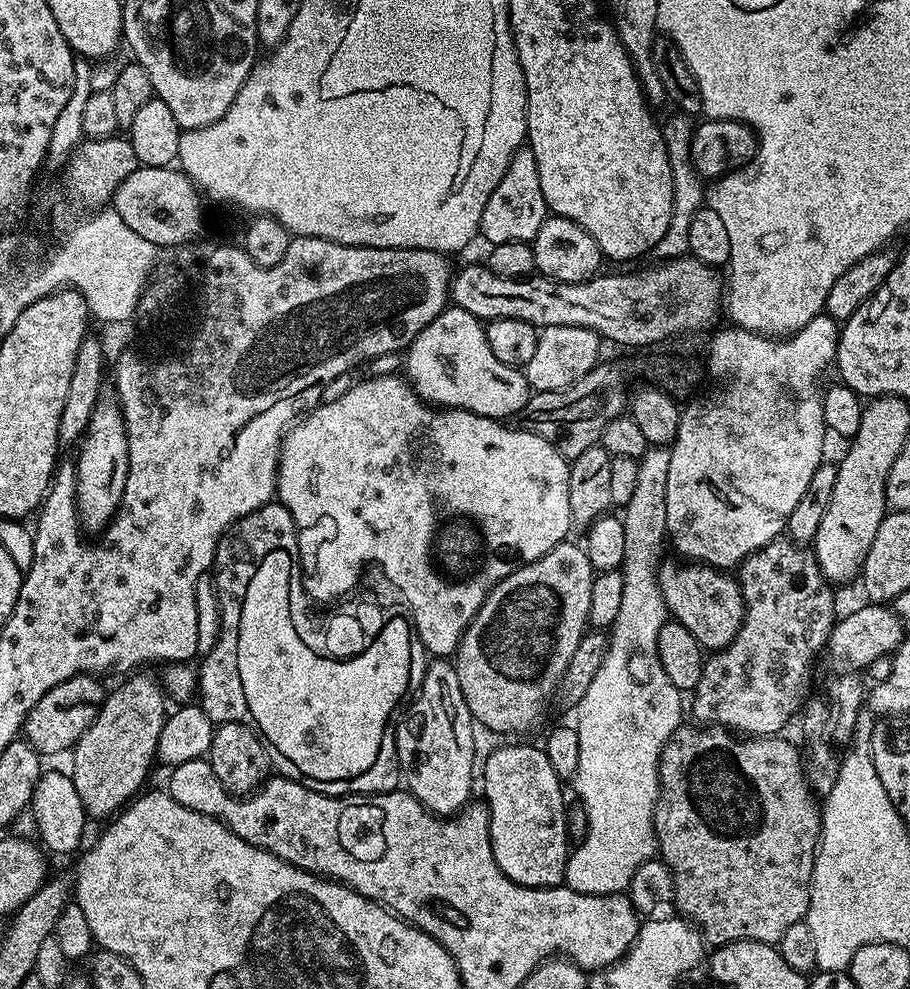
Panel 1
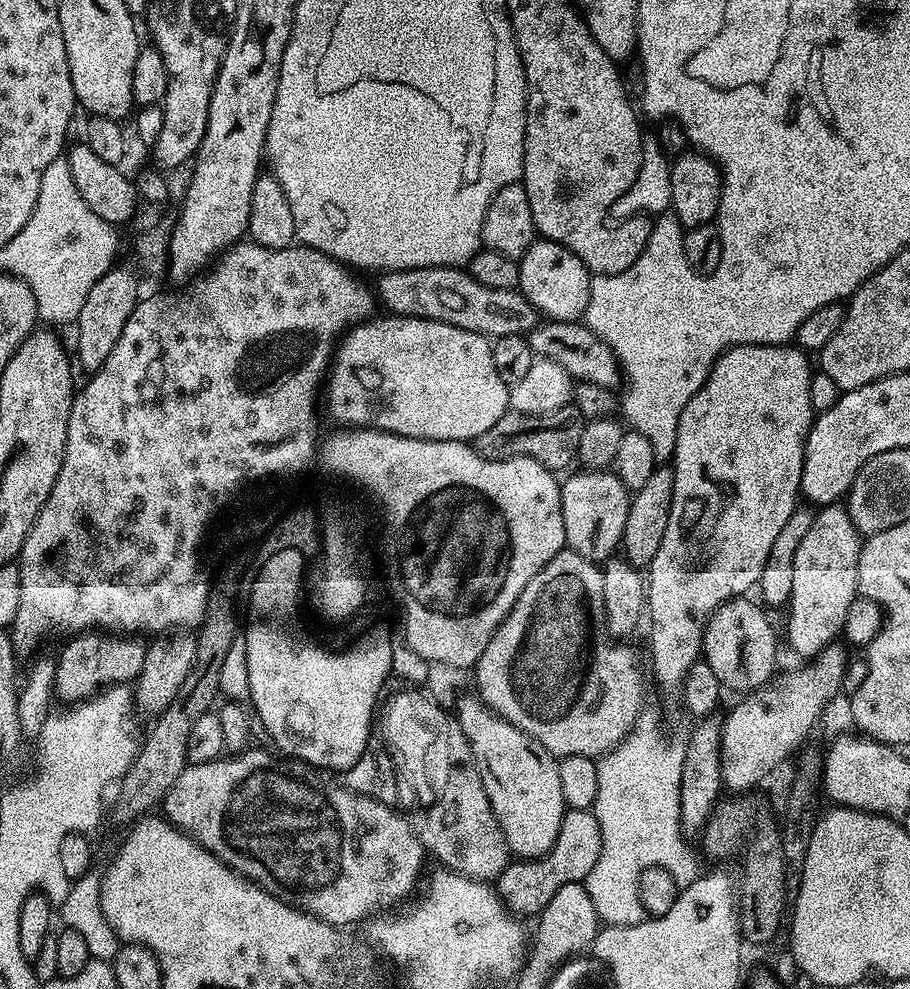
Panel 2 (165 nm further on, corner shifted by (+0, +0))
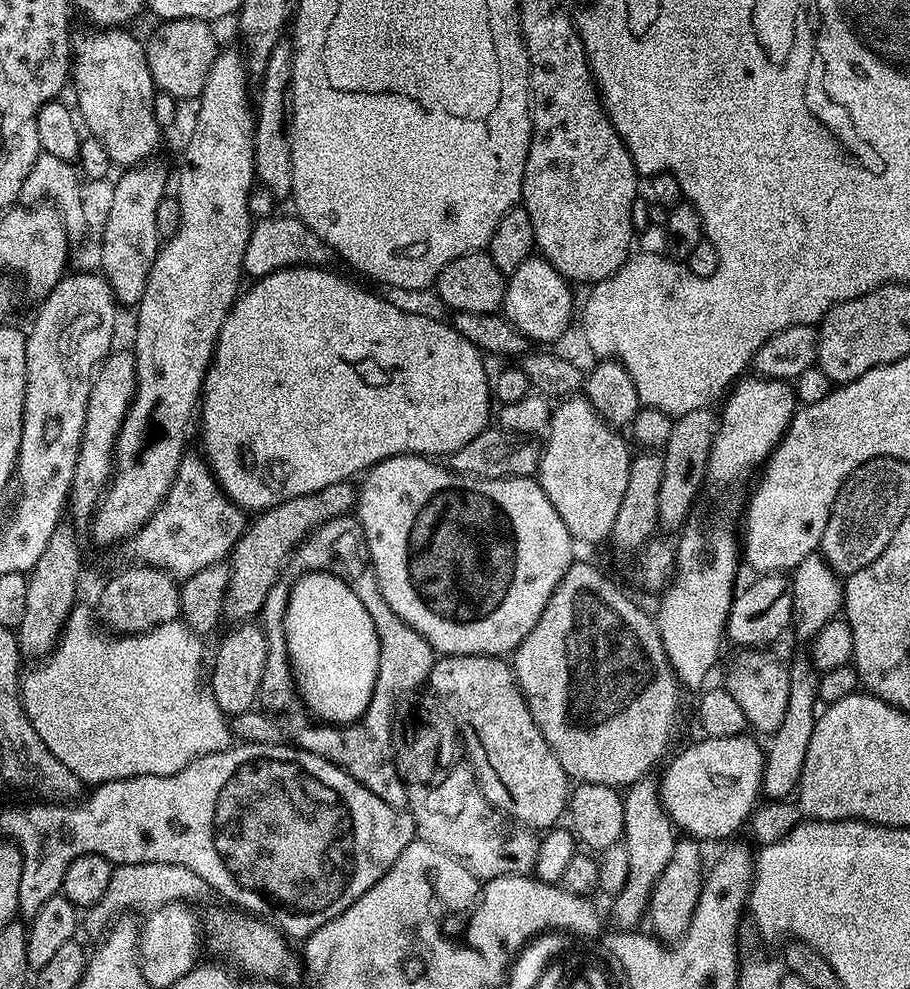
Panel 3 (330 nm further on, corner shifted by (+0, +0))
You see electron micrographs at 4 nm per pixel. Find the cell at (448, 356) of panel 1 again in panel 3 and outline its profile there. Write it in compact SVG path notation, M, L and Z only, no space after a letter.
M327 267L322 268L283 268L277 272L272 272L269 276L259 277L255 281L256 284L252 289L245 291L243 295L237 299L232 305L230 314L226 318L226 322L222 326L222 330L216 339L216 352L212 355L212 365L208 368L208 373L204 376L204 391L200 397L198 405L198 428L200 424L200 436L204 439L204 449L202 455L208 462L208 467L212 469L212 475L216 477L216 483L219 484L221 492L236 504L238 507L247 510L252 514L259 514L278 506L282 502L286 502L290 498L298 498L306 494L314 494L318 490L322 490L326 486L334 486L351 481L351 476L359 477L361 474L374 467L378 462L382 462L386 458L394 458L395 456L426 456L429 458L444 458L449 454L458 451L462 446L466 446L466 442L470 442L470 438L478 438L478 434L489 427L490 420L488 415L494 412L494 397L490 387L490 372L484 369L485 357L480 349L476 348L470 342L466 342L466 338L462 338L462 334L458 334L452 329L451 323L444 322L439 324L436 320L431 320L428 316L419 316L416 312L403 312L396 304L391 304L388 300L383 300L380 296L375 296L372 292L367 292L364 288L359 288L352 280L347 280L344 276L339 276L336 272L328 272Z

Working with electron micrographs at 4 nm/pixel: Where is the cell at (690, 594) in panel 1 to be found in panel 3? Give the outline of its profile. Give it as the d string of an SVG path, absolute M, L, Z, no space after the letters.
M758 648L737 651L722 680L723 687L734 697L734 702L738 702L742 714L746 714L749 729L765 734L774 733L782 726L782 718L786 718L786 702L790 702L788 668L780 665L779 658L770 653Z

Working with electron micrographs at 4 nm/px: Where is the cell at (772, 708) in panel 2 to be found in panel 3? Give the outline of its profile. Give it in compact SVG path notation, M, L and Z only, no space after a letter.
M752 734L730 738L700 738L697 744L690 745L685 752L678 753L676 757L673 755L667 761L668 769L665 770L664 777L659 777L658 780L660 800L664 804L664 811L681 833L701 842L724 839L727 841L732 838L727 836L732 836L739 828L741 831L745 827L746 821L757 807L756 795L761 795L760 783L764 777L765 749L755 738L757 739Z

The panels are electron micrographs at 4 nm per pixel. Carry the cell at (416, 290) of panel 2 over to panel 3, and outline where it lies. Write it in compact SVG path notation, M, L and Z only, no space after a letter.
M295 214L289 216L268 216L265 220L257 219L252 225L250 242L246 242L246 254L244 255L244 276L259 278L269 276L283 268L322 268L331 265L334 260L334 253L329 244L306 222Z

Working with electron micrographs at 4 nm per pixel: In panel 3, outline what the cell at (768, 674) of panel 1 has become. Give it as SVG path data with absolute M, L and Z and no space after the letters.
M695 838L677 839L674 854L670 854L670 862L666 862L666 870L656 879L654 890L648 899L647 919L652 919L651 931L657 940L671 946L682 939L692 921L694 910L698 906L698 898L704 889L706 863L700 853L701 841Z

